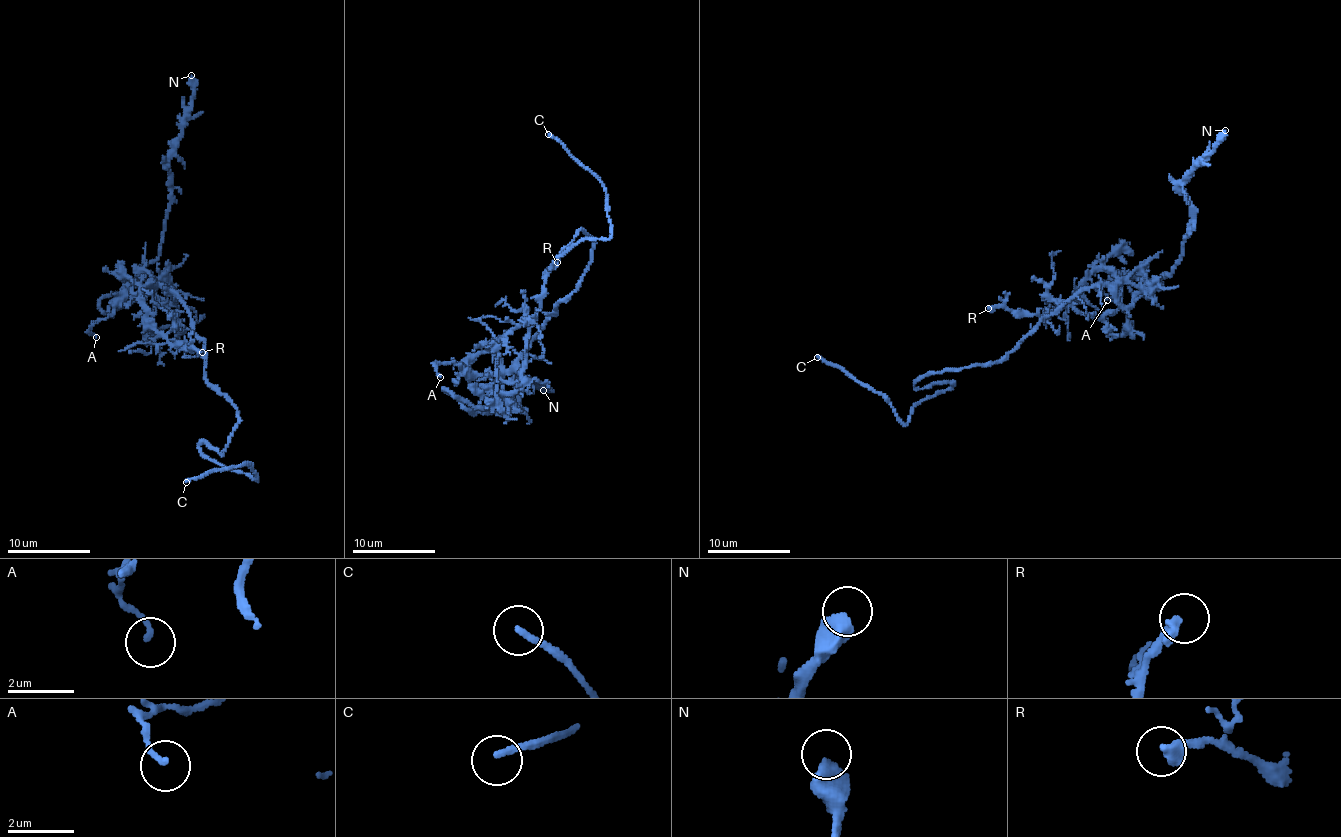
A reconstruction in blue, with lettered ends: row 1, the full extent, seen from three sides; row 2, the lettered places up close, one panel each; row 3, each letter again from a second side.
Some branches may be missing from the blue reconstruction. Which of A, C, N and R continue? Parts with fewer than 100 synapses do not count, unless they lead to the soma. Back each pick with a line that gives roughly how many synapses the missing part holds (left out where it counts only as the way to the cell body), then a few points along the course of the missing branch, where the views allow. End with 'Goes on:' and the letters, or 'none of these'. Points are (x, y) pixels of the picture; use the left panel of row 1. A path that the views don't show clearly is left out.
C: missing branch runs (186, 482), (155, 486), (114, 467), (114, 458), (106, 452)
Goes on: C

